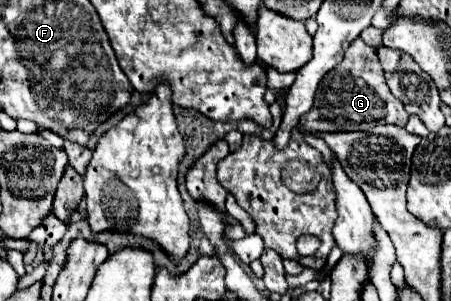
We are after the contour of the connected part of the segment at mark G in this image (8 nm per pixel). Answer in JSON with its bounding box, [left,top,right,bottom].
[300,38,408,132]

